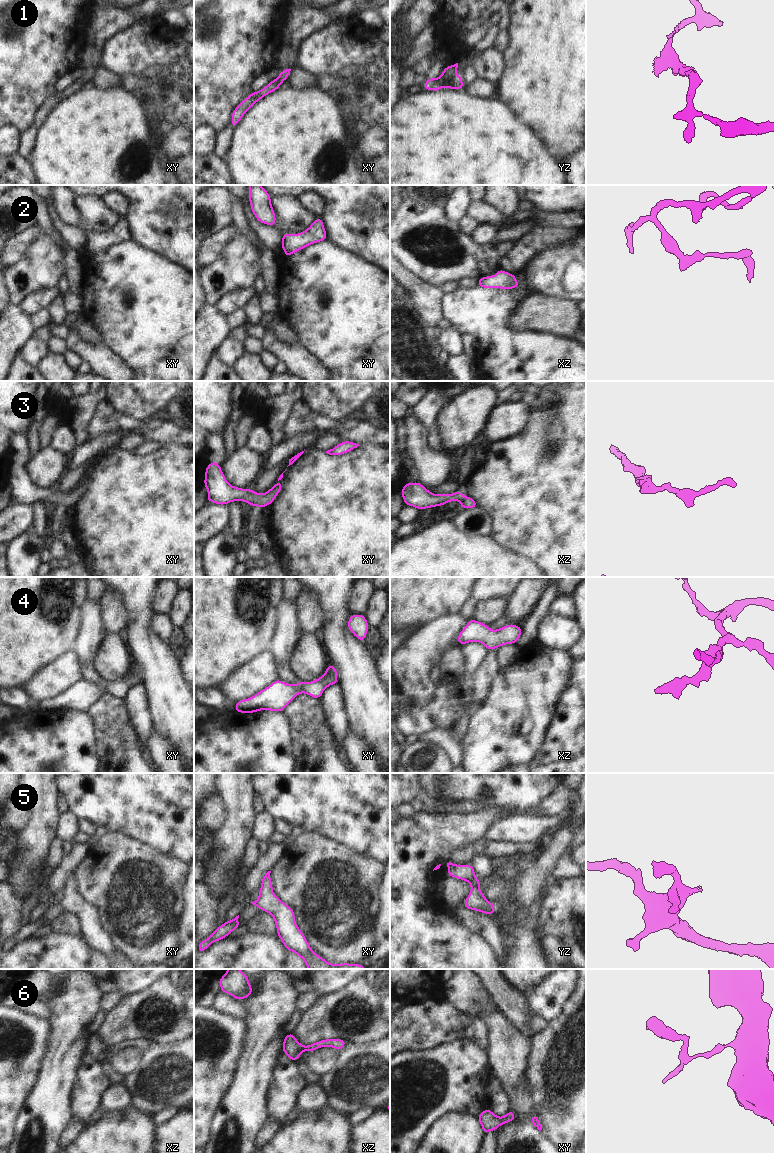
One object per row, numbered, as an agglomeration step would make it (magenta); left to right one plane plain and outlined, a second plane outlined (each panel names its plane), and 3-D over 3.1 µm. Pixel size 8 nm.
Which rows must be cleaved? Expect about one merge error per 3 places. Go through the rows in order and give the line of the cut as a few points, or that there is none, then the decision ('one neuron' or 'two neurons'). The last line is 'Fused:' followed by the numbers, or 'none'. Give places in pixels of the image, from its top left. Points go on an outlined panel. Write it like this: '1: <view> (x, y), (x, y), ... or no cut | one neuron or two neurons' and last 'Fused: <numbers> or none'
1: yz (456, 75), (449, 80), (440, 77) | two neurons
2: no cut | one neuron
3: no cut | one neuron
4: no cut | one neuron
5: no cut | one neuron
6: no cut | one neuron
Fused: 1

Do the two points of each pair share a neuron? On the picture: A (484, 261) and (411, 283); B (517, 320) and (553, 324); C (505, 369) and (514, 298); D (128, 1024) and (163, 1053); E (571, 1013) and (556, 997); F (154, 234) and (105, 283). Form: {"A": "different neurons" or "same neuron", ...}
{"A": "different neurons", "B": "same neuron", "C": "same neuron", "D": "different neurons", "E": "different neurons", "F": "different neurons"}

